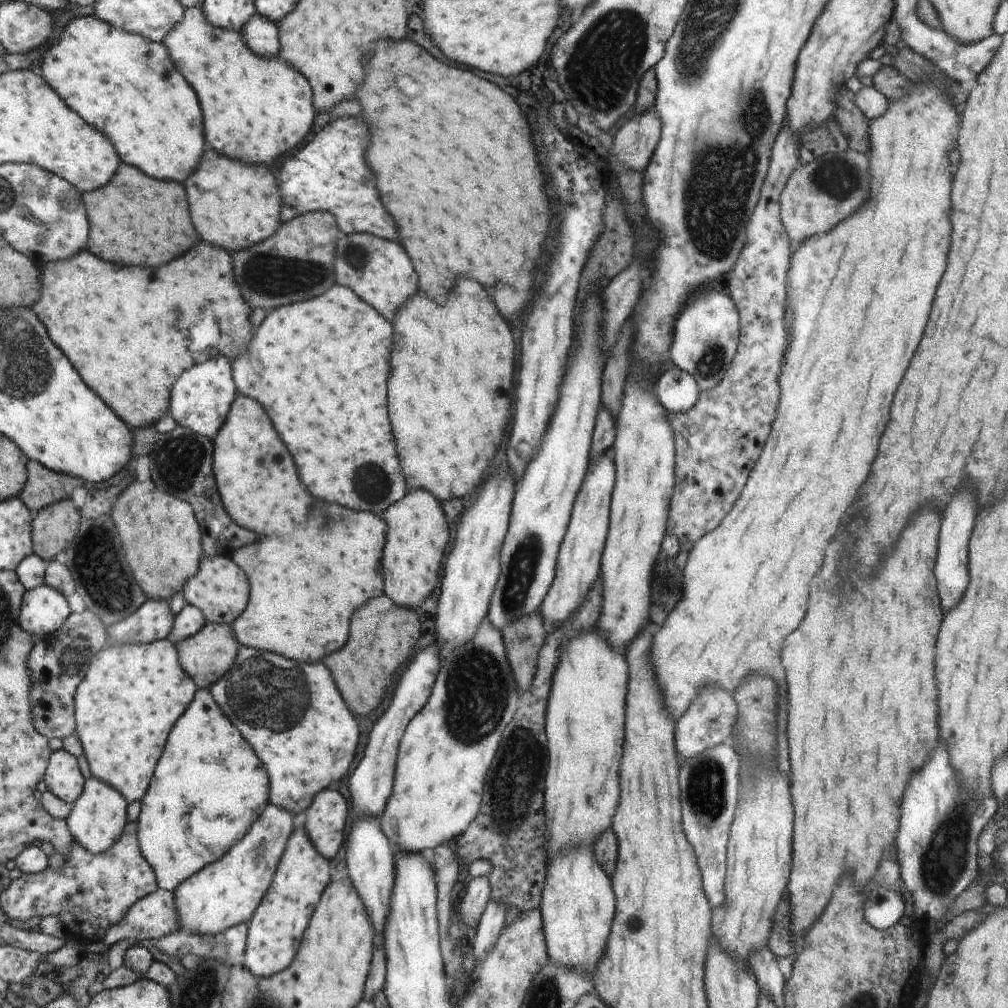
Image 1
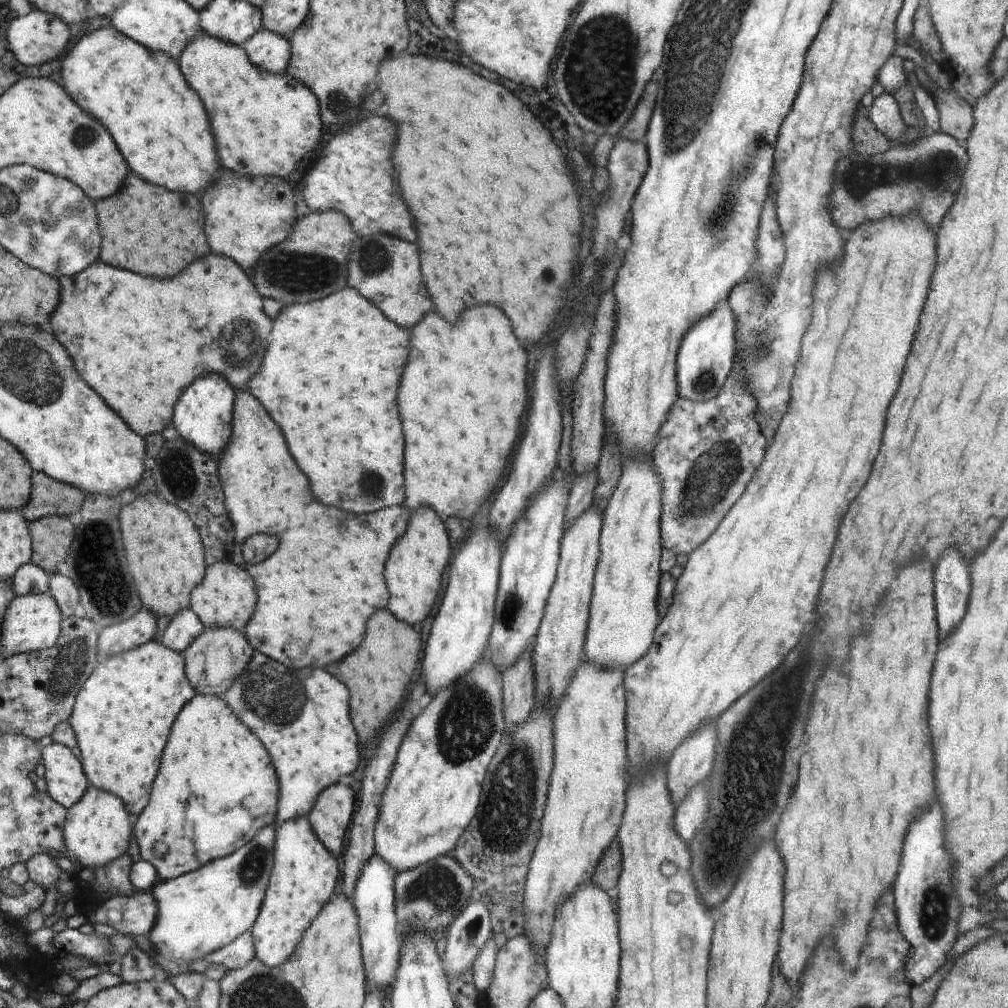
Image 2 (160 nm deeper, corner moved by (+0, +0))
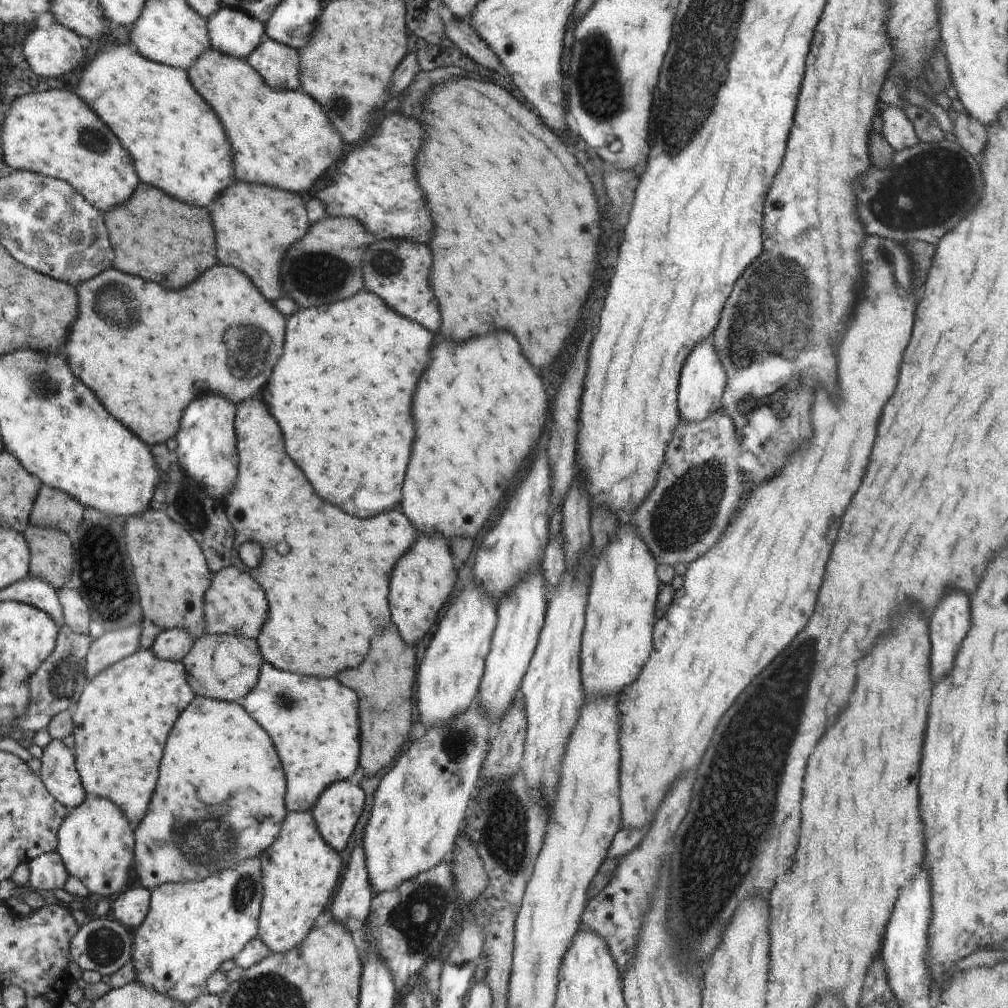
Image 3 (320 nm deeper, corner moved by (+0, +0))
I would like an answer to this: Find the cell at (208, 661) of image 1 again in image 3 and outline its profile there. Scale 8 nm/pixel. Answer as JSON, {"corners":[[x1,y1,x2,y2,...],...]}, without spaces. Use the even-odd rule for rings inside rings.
{"corners":[[206,632,193,642,190,652,181,661,188,671,188,681,196,696,243,706,246,696,258,685,265,659,254,639,226,633,210,635]]}

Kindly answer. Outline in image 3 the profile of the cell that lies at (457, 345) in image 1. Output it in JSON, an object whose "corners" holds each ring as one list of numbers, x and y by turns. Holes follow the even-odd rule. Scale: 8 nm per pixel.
{"corners":[[502,332,502,334,490,336,490,338,470,340,466,344,452,344,450,340,438,338,438,350,434,350,434,370,430,370,430,374,426,374,426,378,420,378,412,402,414,402,414,420,416,420,416,440,414,440,414,448,412,448,412,456,410,456,410,474,406,474,406,502,402,502,402,511,417,527,417,530,426,535,438,533,446,540,456,538,456,536,474,538,486,526,488,518,492,516,498,502,502,500,506,486,514,480,514,474,522,468,526,456,532,452,532,448,536,446,536,442,542,434,542,426,548,416,548,396,544,392,544,386,542,386,536,370,522,356,520,346,512,334]]}

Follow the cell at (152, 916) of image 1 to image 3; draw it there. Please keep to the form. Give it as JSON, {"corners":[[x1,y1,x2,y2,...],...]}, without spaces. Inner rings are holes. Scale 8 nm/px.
{"corners":[[134,883,127,887,125,893,118,895,110,917,114,917,129,930,135,931,148,914,150,899,151,892,140,886,139,883]]}

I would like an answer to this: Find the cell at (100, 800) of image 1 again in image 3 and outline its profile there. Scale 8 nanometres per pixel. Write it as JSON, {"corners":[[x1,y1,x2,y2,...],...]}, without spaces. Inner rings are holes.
{"corners":[[89,795,82,804,70,811,57,834,57,849,66,874,77,878,89,890,91,899,108,898,120,892,128,880,128,870,132,866,132,854,136,852,136,834,128,824,126,815,111,800]]}

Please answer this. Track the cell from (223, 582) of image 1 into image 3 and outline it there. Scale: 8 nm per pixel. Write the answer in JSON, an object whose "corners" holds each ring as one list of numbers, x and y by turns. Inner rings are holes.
{"corners":[[230,565,213,575,212,586,205,597,206,624,205,632,210,635,231,634,242,638,254,639,261,634,270,618,269,603,264,590,250,574,241,572]]}

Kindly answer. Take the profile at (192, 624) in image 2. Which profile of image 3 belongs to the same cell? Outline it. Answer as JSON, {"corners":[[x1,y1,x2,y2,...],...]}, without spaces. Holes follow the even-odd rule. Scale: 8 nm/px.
{"corners":[[164,629,149,647,159,659,181,661,193,645,191,636,182,629]]}

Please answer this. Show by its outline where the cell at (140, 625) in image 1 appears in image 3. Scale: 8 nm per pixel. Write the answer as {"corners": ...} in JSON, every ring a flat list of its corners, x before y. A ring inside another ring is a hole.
{"corners":[[129,626,106,631,100,638,93,638,83,663,87,680,92,680,102,670,136,653,139,649,141,629,141,626]]}

